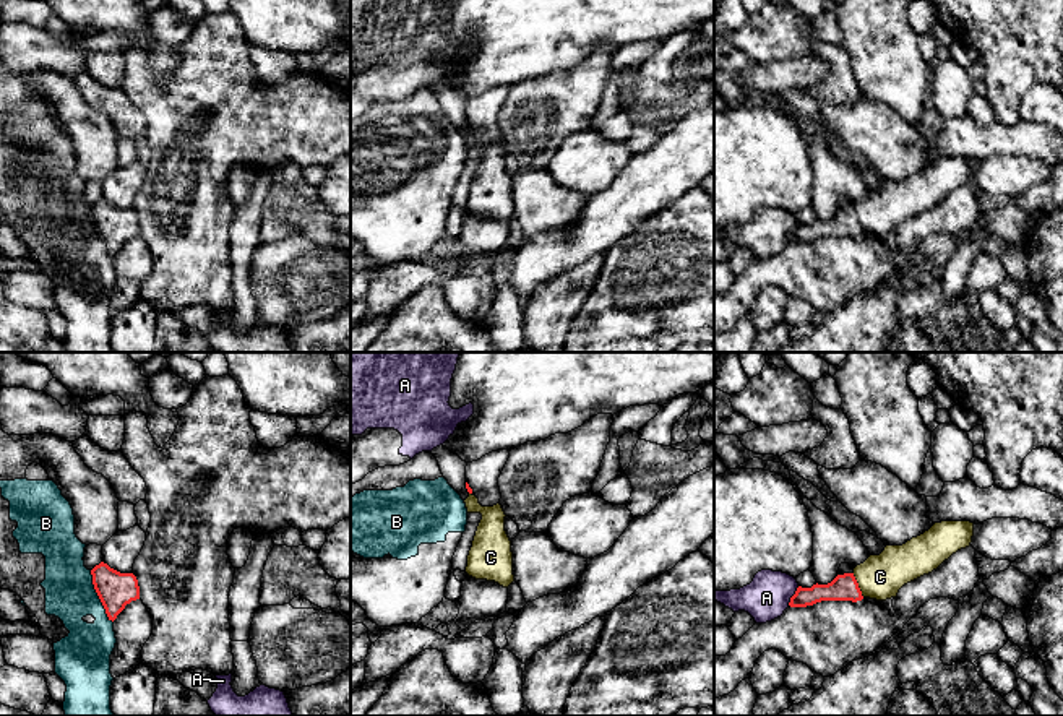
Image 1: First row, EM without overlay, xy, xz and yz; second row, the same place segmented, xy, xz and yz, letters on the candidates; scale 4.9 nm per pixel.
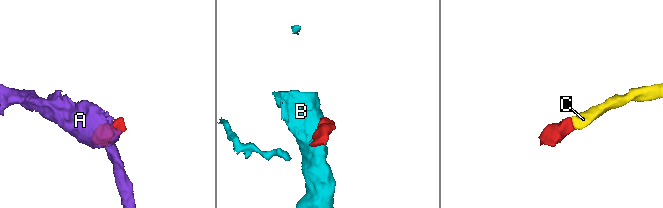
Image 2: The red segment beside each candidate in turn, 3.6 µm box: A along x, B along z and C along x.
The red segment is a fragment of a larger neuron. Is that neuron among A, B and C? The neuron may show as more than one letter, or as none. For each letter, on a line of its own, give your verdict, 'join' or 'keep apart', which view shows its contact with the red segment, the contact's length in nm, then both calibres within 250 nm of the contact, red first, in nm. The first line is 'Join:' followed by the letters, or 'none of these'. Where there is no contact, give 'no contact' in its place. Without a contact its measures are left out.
Join: C
A: keep apart | yz | 110 nm | 120/220 nm
B: keep apart | xy | 280 nm | 180/240 nm
C: join | yz | 130 nm | 130/220 nm

